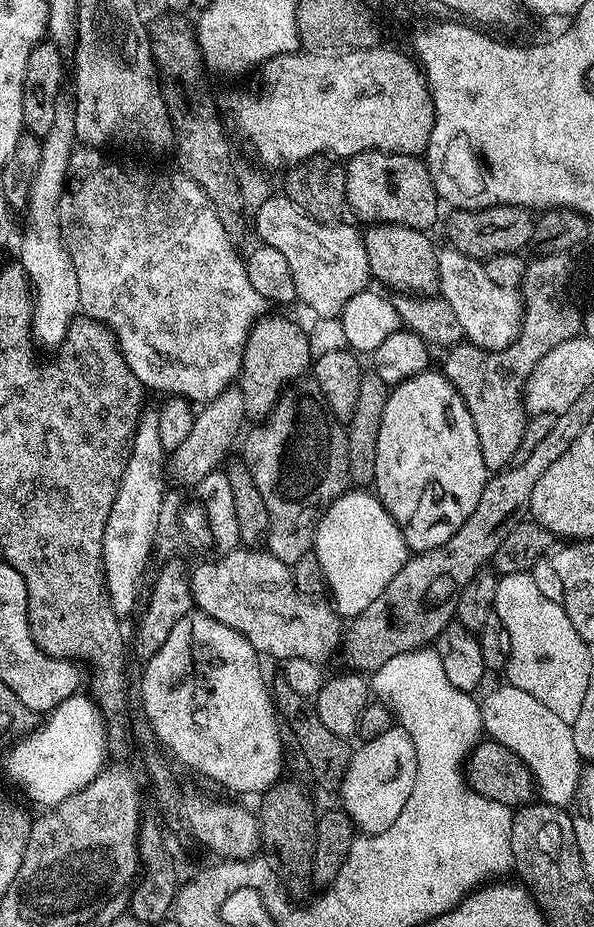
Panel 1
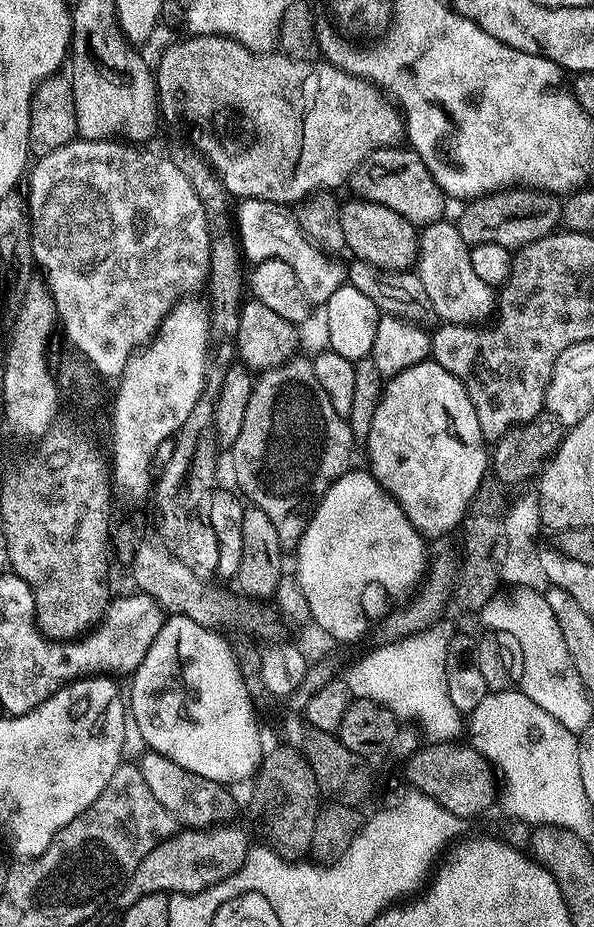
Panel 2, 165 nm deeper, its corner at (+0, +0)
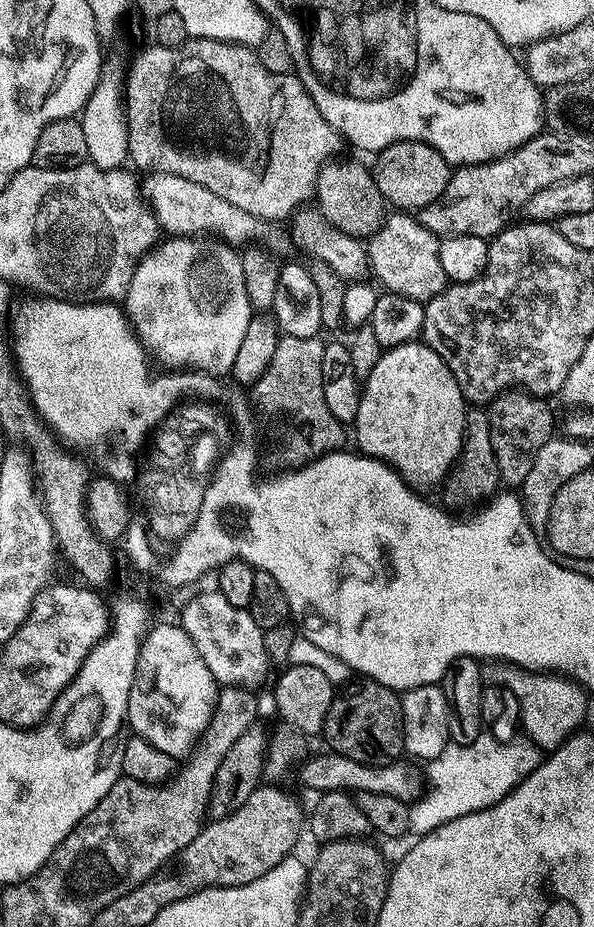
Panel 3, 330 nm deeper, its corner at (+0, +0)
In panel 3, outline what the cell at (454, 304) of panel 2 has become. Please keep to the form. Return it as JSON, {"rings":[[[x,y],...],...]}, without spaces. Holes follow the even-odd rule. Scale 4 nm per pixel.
{"rings":[[[392,214],[367,241],[368,262],[387,291],[421,302],[432,300],[446,286],[440,261],[440,240],[412,214]],[[396,215],[396,216],[392,216]]]}

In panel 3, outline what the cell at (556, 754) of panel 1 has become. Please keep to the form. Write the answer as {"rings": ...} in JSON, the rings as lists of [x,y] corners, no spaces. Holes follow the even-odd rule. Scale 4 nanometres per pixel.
{"rings":[[[481,734],[477,740],[470,740],[467,744],[450,742],[446,746],[446,750],[442,750],[442,754],[438,754],[438,758],[434,758],[427,765],[426,778],[430,787],[424,795],[421,795],[420,799],[413,800],[408,809],[410,814],[408,832],[412,834],[416,832],[417,837],[422,837],[427,832],[438,830],[438,826],[442,826],[454,818],[462,818],[471,812],[481,812],[494,806],[502,798],[506,798],[512,793],[535,770],[541,759],[541,749],[524,738],[498,740],[491,734]]]}

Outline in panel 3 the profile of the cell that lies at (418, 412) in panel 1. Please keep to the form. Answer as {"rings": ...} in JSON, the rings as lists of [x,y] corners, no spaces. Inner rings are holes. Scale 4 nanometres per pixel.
{"rings":[[[413,342],[389,348],[381,351],[378,366],[374,366],[368,379],[363,381],[354,425],[355,447],[365,456],[391,464],[413,490],[425,490],[435,484],[437,487],[443,485],[445,476],[460,457],[465,415],[466,401],[454,374],[450,374],[450,366],[446,366],[446,362],[442,362],[428,344]]]}

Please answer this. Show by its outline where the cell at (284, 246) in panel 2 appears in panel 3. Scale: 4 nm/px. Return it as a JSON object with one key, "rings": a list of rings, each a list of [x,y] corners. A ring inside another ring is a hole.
{"rings":[[[165,172],[163,174],[152,174],[146,180],[146,198],[150,203],[152,212],[161,224],[165,233],[173,237],[191,236],[197,234],[211,234],[219,238],[223,243],[233,246],[248,246],[253,242],[264,240],[273,253],[284,252],[290,248],[290,236],[283,227],[269,226],[259,216],[246,214],[246,210],[238,210],[234,202],[226,202],[226,198],[218,198],[214,190],[206,190],[198,182],[190,182],[190,178],[178,178],[174,174]]]}

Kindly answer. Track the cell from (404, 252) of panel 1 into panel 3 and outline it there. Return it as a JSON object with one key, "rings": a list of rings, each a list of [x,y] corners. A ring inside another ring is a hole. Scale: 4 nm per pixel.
{"rings":[[[340,160],[325,164],[318,174],[315,207],[341,232],[357,238],[371,238],[386,219],[386,201],[378,190],[372,177],[372,169],[366,163],[359,164],[356,160]]]}

